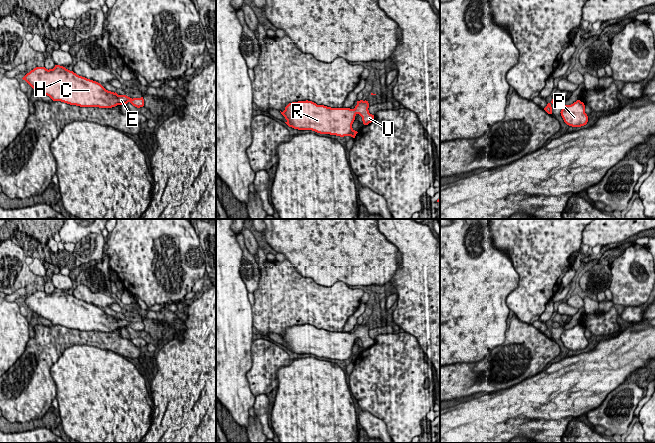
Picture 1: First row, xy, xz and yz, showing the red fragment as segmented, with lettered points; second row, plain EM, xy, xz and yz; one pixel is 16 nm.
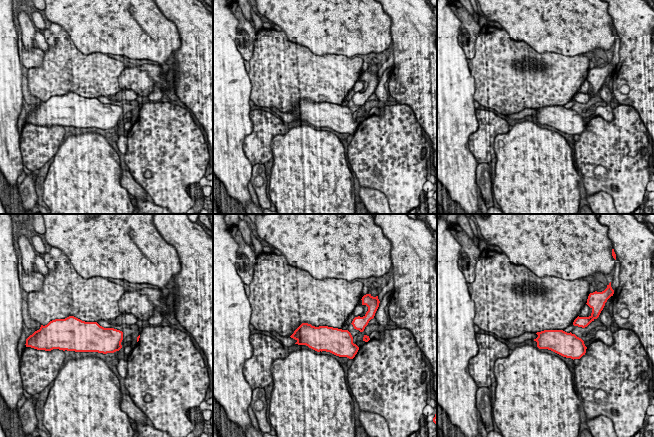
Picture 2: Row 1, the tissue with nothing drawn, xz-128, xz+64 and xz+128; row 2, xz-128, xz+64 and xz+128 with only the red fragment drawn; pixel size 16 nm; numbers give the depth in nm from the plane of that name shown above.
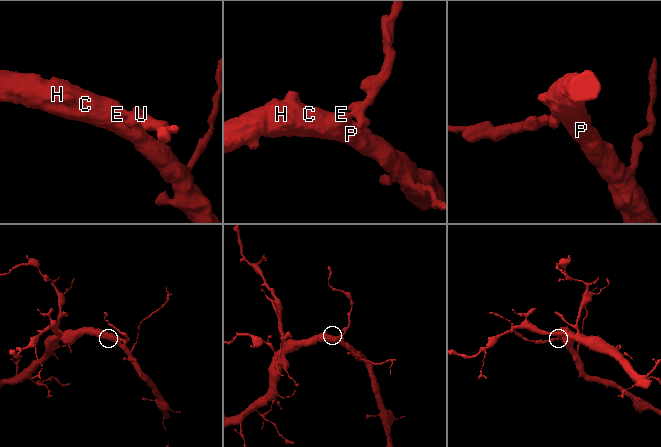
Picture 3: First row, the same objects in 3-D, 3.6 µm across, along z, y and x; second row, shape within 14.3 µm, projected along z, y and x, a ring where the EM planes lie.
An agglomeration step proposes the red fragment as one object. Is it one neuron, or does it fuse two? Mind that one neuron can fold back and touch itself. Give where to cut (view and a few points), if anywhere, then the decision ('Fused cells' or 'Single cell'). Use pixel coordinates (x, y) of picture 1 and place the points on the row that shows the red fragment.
No split. Single cell

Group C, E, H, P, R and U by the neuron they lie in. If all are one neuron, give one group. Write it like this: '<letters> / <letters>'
C E H P R U

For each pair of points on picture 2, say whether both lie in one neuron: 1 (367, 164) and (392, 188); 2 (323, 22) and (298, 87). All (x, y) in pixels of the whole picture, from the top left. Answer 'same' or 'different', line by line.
1: same
2: different

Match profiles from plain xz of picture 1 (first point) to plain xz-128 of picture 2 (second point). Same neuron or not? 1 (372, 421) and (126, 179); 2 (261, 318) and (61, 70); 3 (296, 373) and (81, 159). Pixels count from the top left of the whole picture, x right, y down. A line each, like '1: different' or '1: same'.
1: same
2: same
3: same

